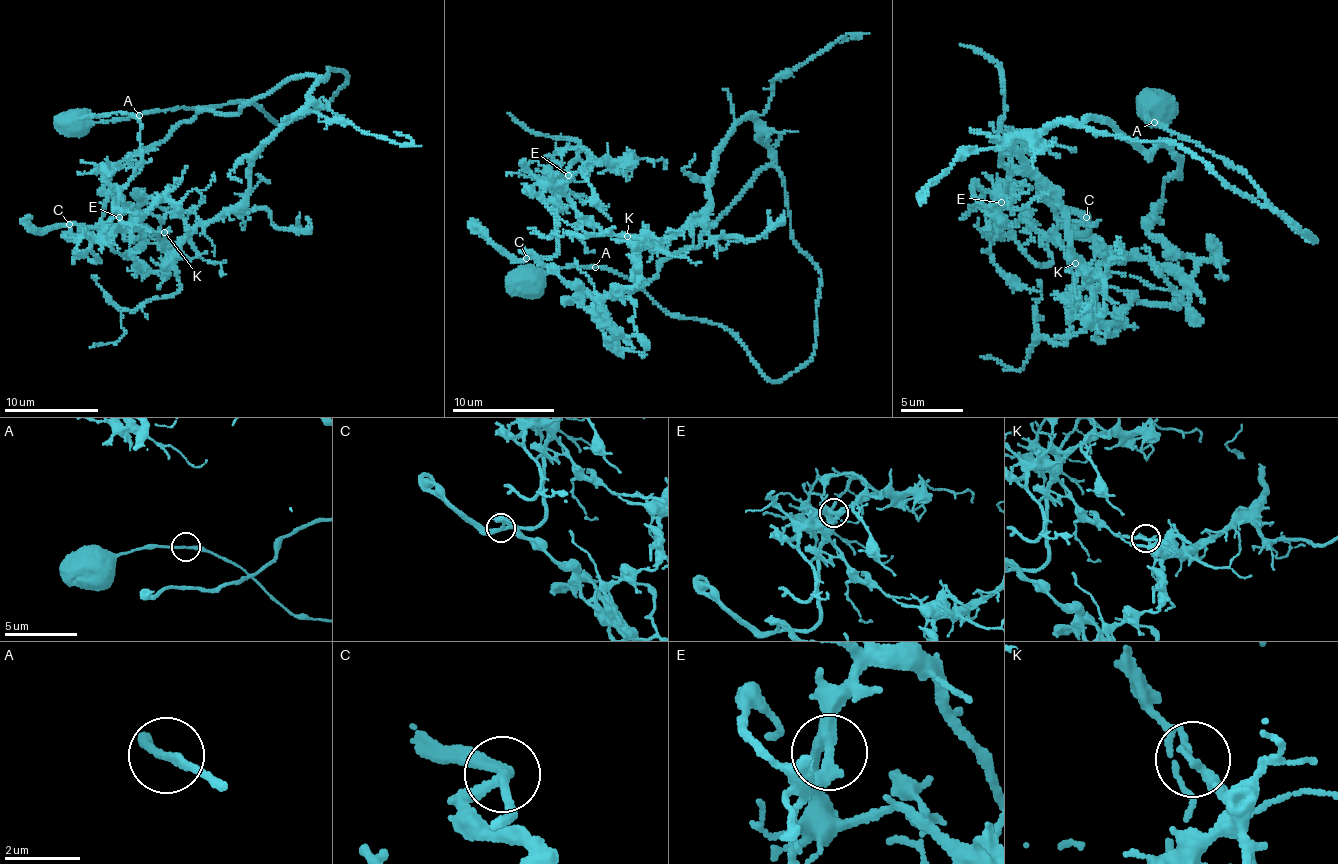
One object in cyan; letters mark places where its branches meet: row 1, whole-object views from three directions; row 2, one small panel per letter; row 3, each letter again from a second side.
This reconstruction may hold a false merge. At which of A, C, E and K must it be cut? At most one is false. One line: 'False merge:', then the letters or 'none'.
False merge: K

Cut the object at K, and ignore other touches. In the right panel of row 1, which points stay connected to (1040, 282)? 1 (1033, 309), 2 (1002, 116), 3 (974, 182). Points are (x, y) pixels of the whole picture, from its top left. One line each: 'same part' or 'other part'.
1: same part
2: other part
3: other part

